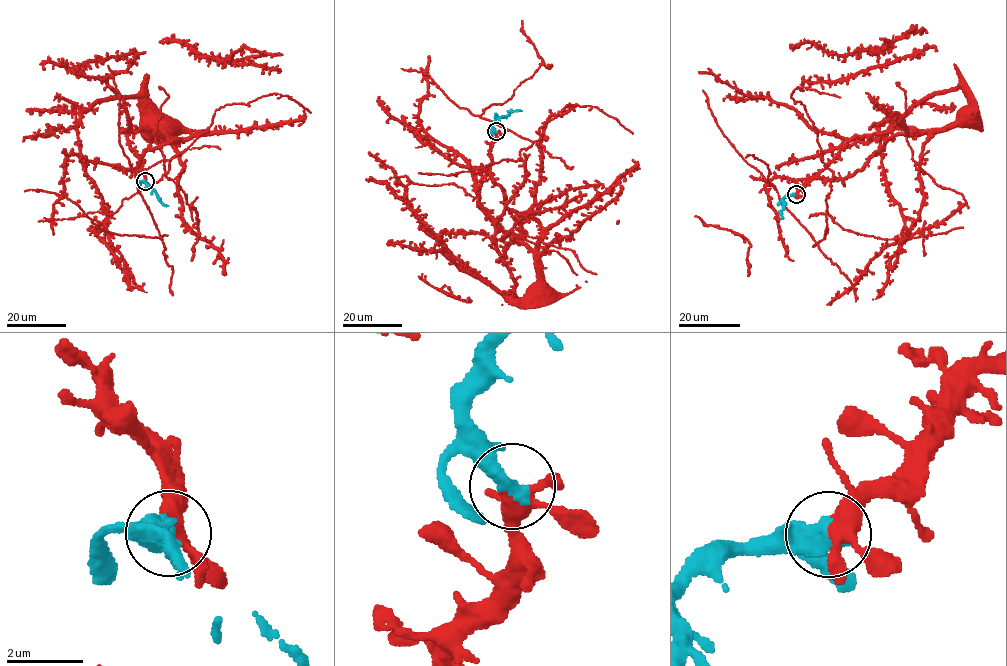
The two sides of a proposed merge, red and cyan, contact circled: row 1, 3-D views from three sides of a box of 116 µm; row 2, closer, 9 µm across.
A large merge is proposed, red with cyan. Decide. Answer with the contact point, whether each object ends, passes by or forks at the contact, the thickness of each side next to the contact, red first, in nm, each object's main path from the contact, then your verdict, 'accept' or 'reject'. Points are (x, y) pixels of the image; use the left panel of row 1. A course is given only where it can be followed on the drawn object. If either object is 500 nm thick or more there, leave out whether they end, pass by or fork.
place (145, 181); calibres 340 and 550 nm; course red (145, 181), (137, 166), (140, 159), (125, 132), (143, 129), (165, 137), (161, 138), (157, 122); course cyan (145, 181), (159, 199), (168, 205); accept

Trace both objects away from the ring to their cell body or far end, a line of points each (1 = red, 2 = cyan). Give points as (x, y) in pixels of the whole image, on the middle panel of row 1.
1: (496, 131), (479, 202), (534, 254), (532, 297)
2: (496, 131), (493, 123), (498, 118), (522, 110)

